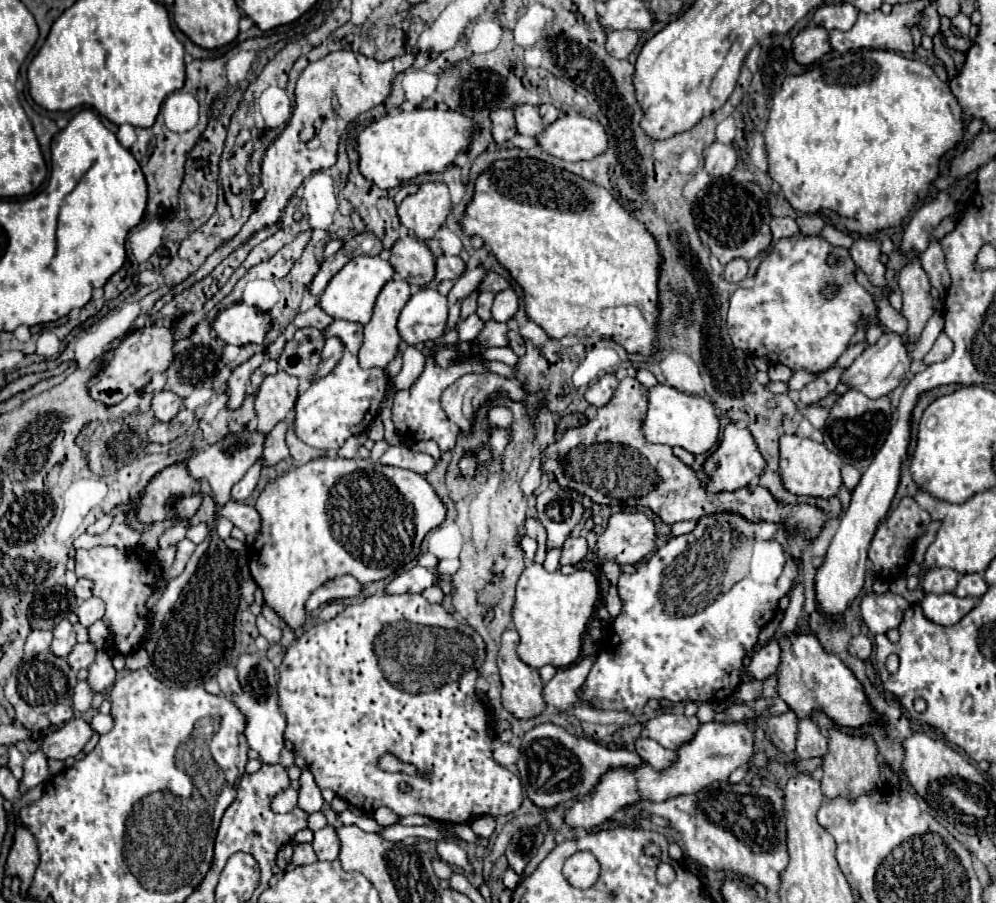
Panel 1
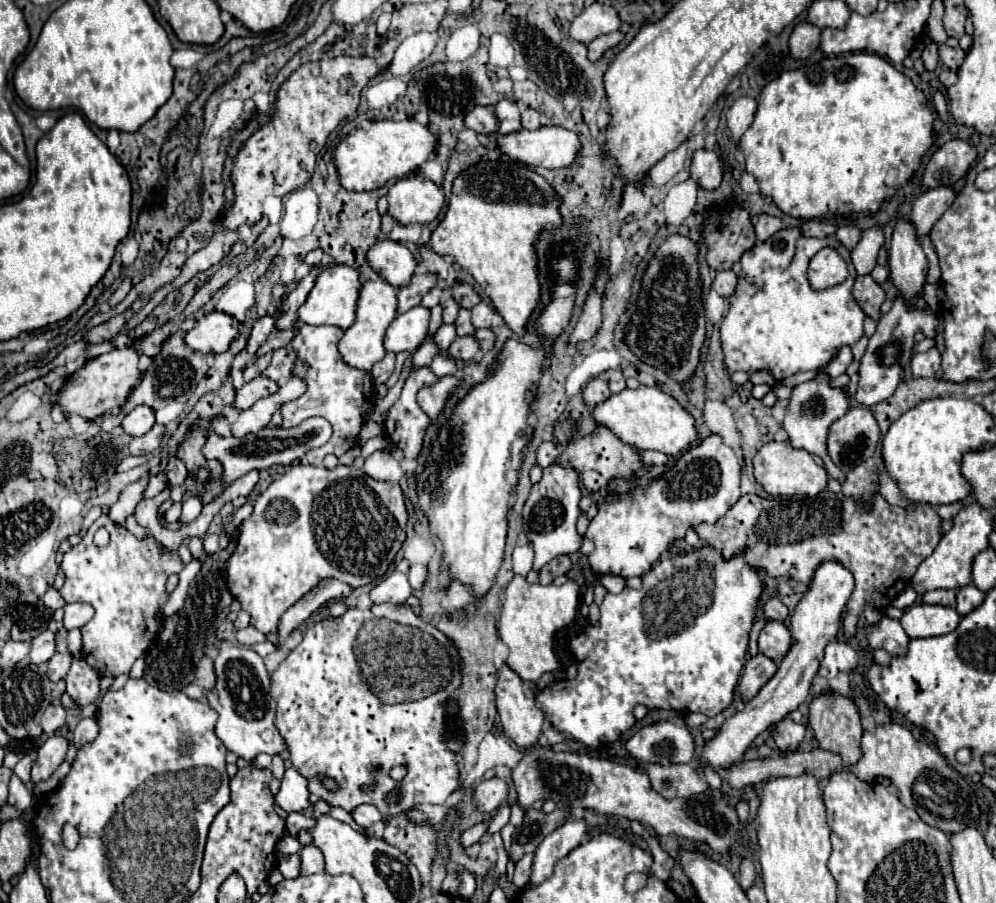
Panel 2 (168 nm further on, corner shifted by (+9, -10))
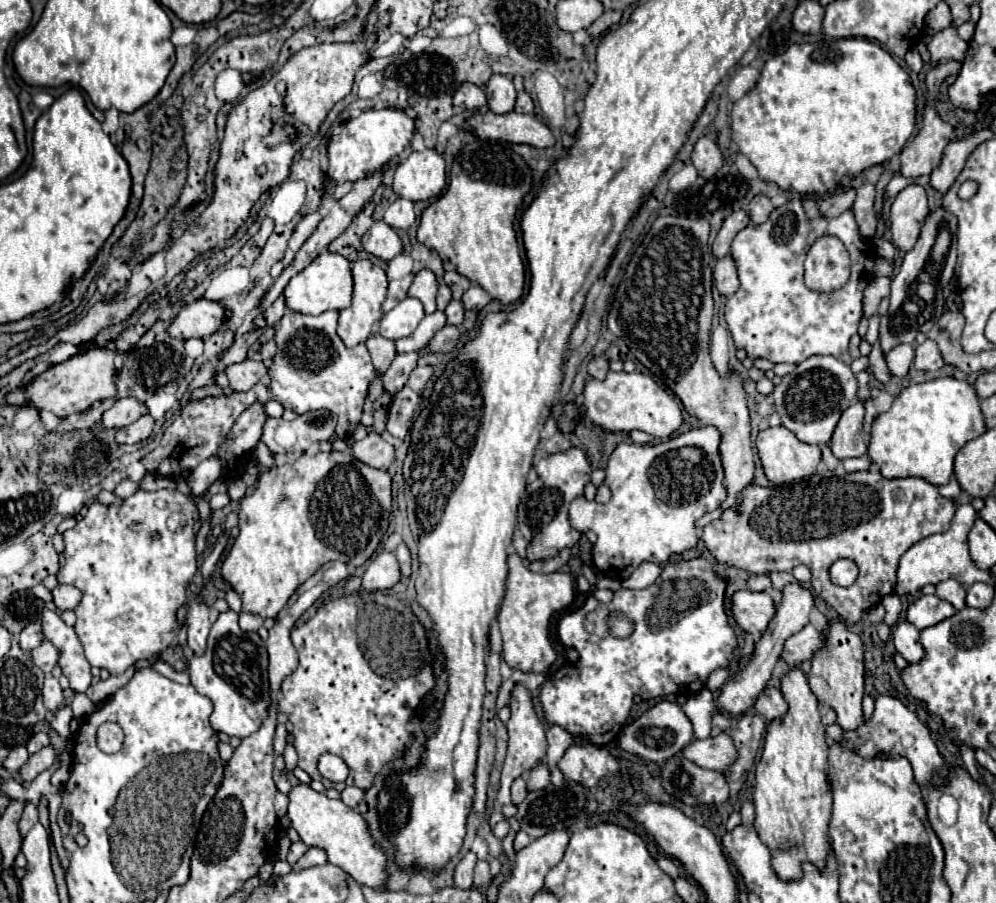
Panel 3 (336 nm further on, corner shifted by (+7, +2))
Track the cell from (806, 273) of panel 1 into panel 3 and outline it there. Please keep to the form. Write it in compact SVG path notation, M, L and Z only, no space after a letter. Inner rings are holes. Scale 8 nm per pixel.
M804 199L803 207L808 221L811 221L811 233L808 236L805 253L823 235L843 237L843 245L849 247L851 279L845 285L845 289L839 289L839 291L835 291L831 295L813 293L811 289L807 289L805 283L803 283L803 259L805 259L805 255L797 257L797 267L795 269L791 269L791 267L787 267L787 269L773 269L773 261L765 261L763 259L763 251L761 251L761 241L763 241L761 239L761 229L763 227L761 225L747 225L743 231L737 233L737 237L731 243L731 251L729 251L729 255L737 263L741 285L739 285L737 293L733 293L727 299L727 303L725 303L725 321L729 325L729 331L733 335L735 345L743 347L751 359L765 357L765 359L769 359L773 363L793 363L793 365L797 365L797 363L805 361L811 355L833 355L833 357L845 361L847 365L851 365L853 359L849 355L849 339L857 333L859 319L863 317L861 299L863 299L863 291L865 291L865 287L867 287L867 283L871 279L871 273L873 273L875 251L873 251L871 241L869 241L869 247L867 247L867 243L861 239L859 227L857 227L857 221L855 221L851 209L843 211L837 217L823 217L819 213L819 203L813 201L813 199Z

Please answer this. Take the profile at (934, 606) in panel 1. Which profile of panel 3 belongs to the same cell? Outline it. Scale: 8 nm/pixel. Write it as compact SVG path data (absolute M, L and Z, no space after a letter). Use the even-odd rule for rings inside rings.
M921 595L907 609L907 621L913 623L919 631L933 627L955 615L953 605L939 599L937 595Z

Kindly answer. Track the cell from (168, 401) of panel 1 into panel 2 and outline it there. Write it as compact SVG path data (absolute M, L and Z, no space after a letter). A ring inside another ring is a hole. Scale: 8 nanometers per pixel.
M147 405L135 407L135 409L123 419L123 423L121 423L121 427L123 427L129 435L133 435L133 437L149 433L149 431L153 429L153 425L155 425L155 411L153 411L151 407L147 407Z

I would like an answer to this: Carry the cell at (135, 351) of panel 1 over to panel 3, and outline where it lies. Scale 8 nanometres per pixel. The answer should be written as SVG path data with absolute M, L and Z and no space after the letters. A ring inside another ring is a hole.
M91 349L77 353L59 365L51 365L47 371L37 375L25 389L17 389L5 395L9 405L31 405L39 411L51 411L57 417L65 419L67 415L81 413L89 409L95 401L115 397L115 371L113 357L117 351L111 349Z

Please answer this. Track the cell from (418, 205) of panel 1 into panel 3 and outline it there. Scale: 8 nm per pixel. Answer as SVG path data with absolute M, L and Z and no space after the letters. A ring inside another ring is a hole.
M435 149L413 151L393 175L393 191L409 201L431 201L445 187L445 159Z

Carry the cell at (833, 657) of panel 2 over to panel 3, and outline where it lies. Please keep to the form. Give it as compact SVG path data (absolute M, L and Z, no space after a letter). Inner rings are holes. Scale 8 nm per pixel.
M805 625L799 633L791 635L785 643L783 643L783 651L781 651L781 659L789 665L795 667L807 659L813 659L813 653L817 649L821 649L823 645L823 629L817 629L813 625Z

